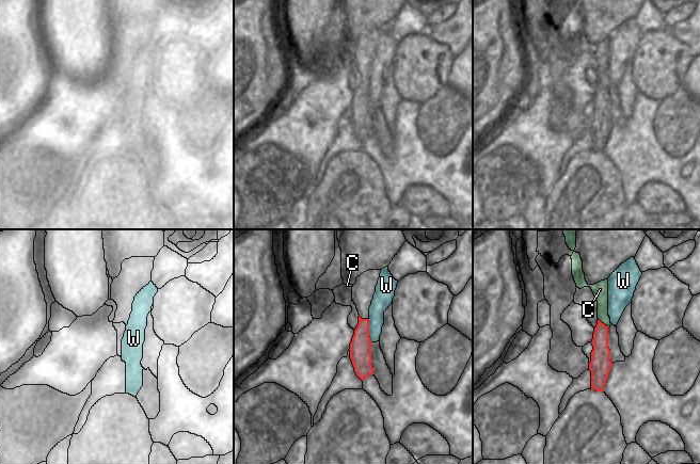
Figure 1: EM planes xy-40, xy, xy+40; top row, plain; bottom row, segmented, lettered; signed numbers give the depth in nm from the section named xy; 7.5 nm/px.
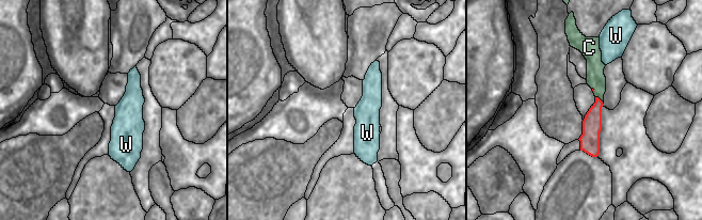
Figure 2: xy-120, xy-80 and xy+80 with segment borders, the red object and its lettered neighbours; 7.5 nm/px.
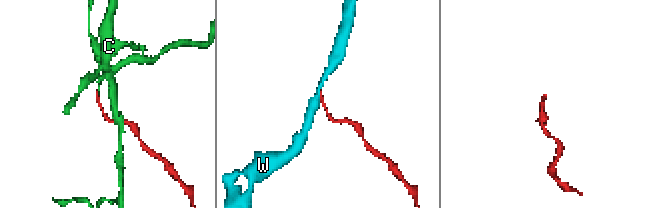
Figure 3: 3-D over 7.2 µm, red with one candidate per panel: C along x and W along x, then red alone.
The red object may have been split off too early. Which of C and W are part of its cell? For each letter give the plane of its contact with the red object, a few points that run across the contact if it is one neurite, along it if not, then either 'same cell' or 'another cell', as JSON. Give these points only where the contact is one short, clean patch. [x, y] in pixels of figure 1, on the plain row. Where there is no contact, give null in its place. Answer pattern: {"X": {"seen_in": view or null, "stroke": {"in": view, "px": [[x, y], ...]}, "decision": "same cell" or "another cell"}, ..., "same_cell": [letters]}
{"C": {"seen_in": "xy+40", "stroke": {"in": "xy+40", "px": [[599, 80], [608, 90]]}, "decision": "another cell"}, "W": {"seen_in": "xy", "stroke": {"in": "xy", "px": [[368, 80], [368, 97], [371, 102]]}, "decision": "another cell"}, "same_cell": []}

